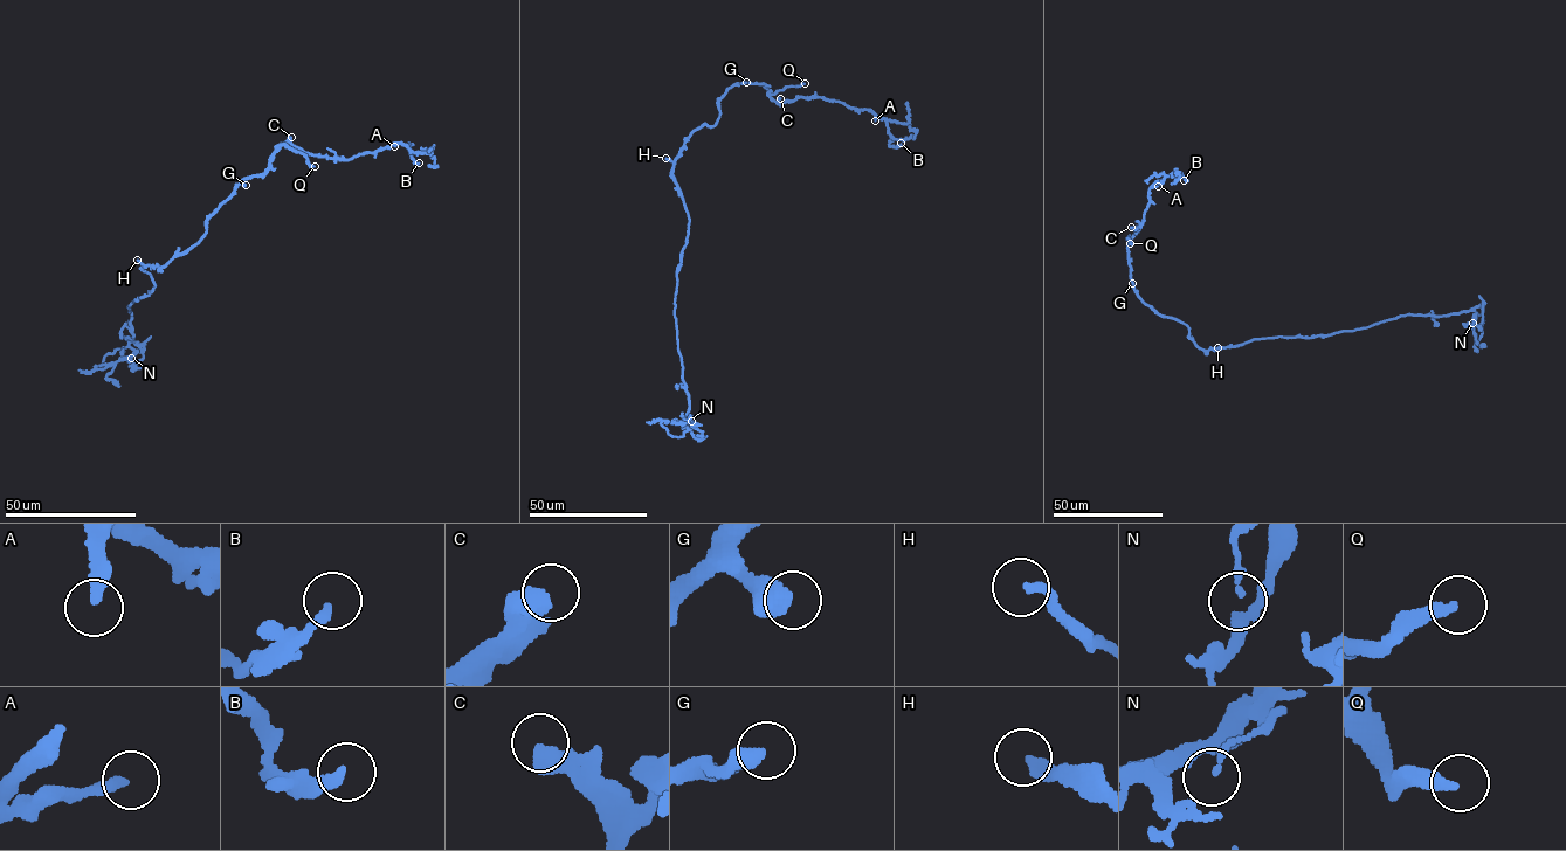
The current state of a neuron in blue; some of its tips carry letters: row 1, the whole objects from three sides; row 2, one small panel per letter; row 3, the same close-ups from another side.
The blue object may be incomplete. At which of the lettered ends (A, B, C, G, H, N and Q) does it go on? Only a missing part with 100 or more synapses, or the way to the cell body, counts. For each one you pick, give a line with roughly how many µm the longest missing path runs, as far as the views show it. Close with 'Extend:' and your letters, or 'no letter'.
Extend: no letter

